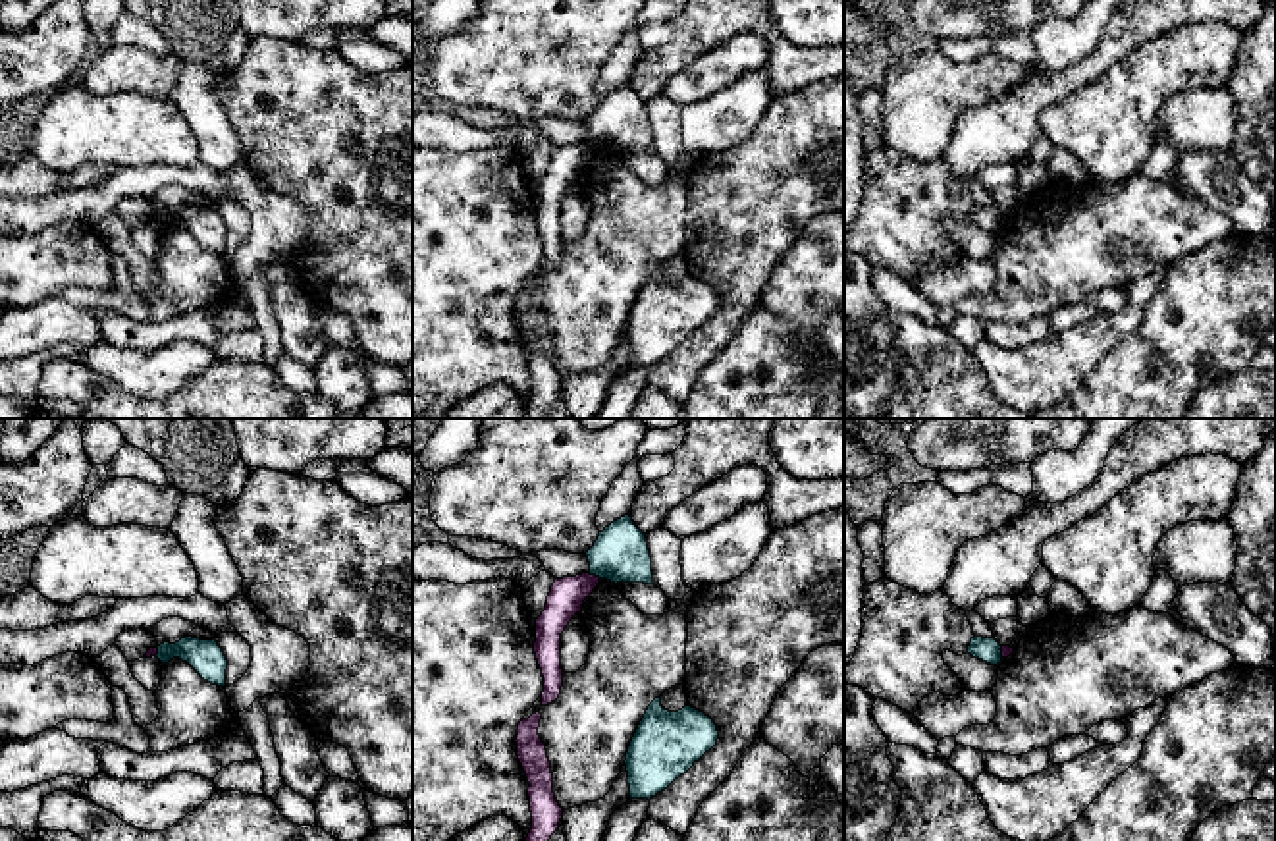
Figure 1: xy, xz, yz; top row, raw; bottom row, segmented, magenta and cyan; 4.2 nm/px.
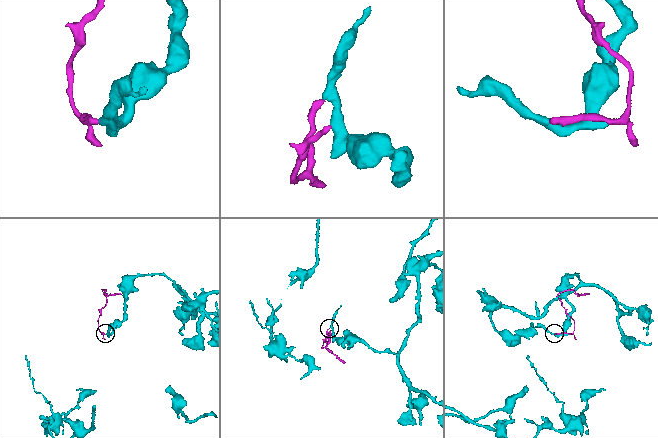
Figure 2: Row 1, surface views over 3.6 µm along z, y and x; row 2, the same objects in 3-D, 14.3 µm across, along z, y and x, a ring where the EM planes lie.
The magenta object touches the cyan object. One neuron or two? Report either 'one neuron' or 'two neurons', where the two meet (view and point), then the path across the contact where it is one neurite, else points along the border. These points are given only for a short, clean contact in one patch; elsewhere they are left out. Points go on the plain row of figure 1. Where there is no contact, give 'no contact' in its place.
two neurons | xz (594, 143) | along xz (588, 139), (600, 145)

